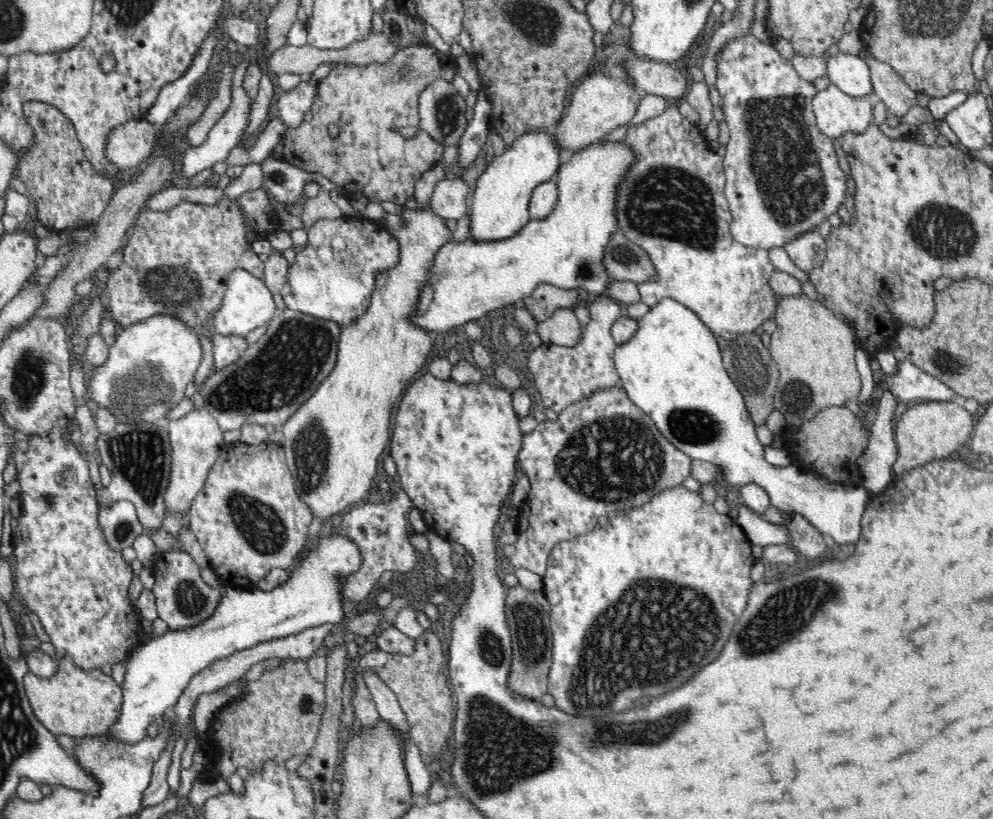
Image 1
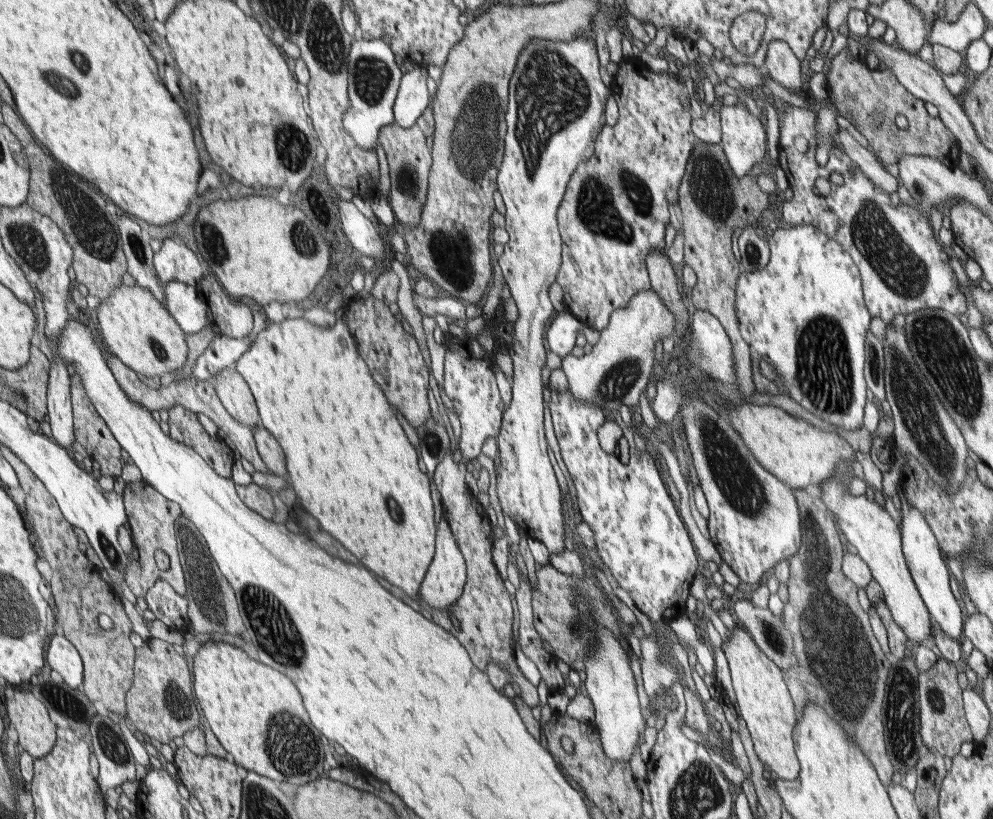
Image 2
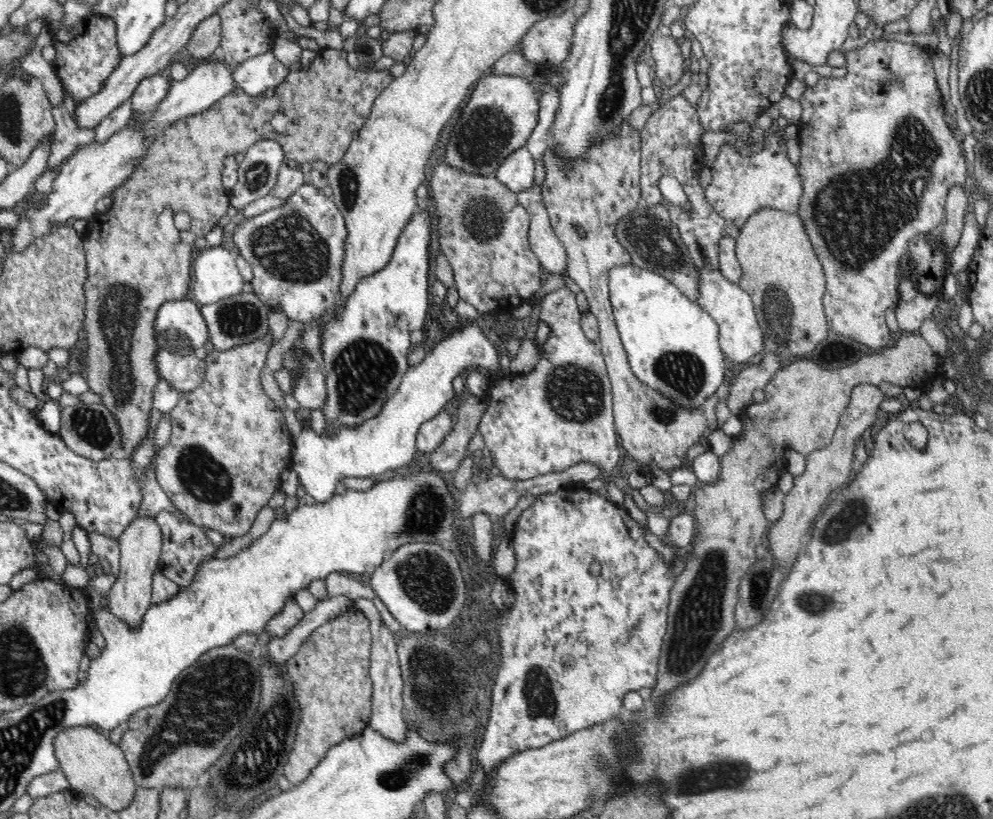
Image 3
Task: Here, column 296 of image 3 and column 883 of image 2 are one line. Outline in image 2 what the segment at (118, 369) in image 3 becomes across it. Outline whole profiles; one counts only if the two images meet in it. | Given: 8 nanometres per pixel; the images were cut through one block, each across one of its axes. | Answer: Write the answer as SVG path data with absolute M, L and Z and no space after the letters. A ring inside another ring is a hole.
M841 50L833 56L829 72L827 72L827 92L831 94L831 102L835 106L837 116L843 116L851 122L869 142L873 156L889 170L905 156L927 156L943 162L947 168L957 168L959 164L959 146L955 136L945 128L939 118L931 118L925 112L925 102L909 94L909 90L899 84L893 72L889 70L869 70L863 60L853 56L851 52ZM897 114L903 114L909 122L909 128L899 130L893 122Z

